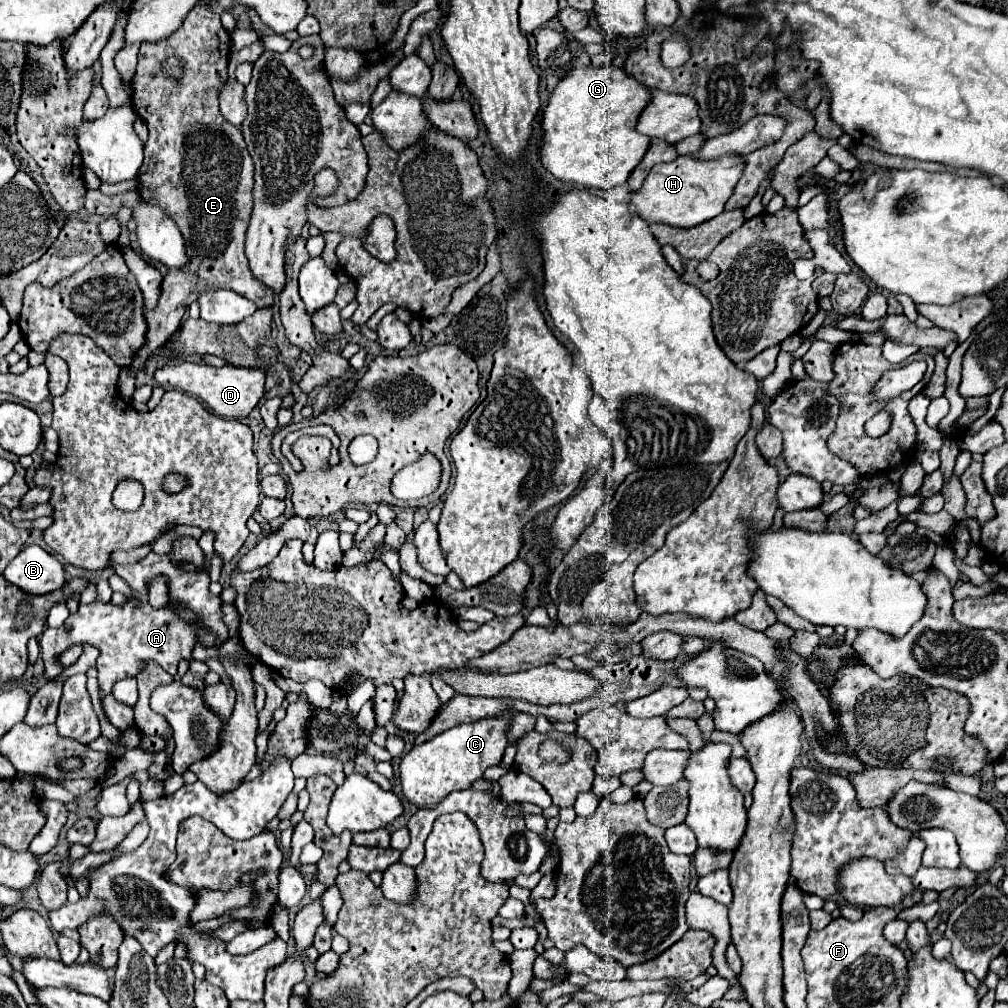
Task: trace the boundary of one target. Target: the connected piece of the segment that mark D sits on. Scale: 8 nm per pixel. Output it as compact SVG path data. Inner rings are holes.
M182 362L176 366L164 366L156 372L156 382L160 386L172 386L186 394L198 396L208 408L224 418L244 418L250 414L256 404L266 396L266 370L264 368L242 368L242 366L208 366L208 364L190 364ZM256 398L256 400L252 400ZM260 398L260 400L258 400Z

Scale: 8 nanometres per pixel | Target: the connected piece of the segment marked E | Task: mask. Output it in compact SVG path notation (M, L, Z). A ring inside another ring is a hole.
M198 4L198 8L190 10L182 20L182 26L176 32L172 32L168 38L160 42L142 42L140 46L138 66L132 78L132 106L136 114L146 122L150 136L144 144L144 162L138 170L138 194L144 200L162 206L162 210L166 210L166 214L180 228L186 244L188 264L184 268L168 270L162 282L162 294L158 306L154 310L146 310L150 332L146 338L146 346L136 354L132 362L134 372L138 372L144 366L146 358L150 358L150 354L178 330L184 310L198 298L202 290L210 290L212 286L230 288L246 296L248 300L256 302L258 308L274 306L274 294L270 294L270 290L262 290L262 286L254 282L248 268L248 258L244 254L244 240L252 214L254 166L246 142L242 138L242 132L230 122L226 122L226 118L222 118L218 110L218 90L222 82L226 82L228 78L228 70L226 70L228 54L230 54L230 34L222 28L220 16L210 12L204 4ZM172 54L186 60L184 76L176 82L172 82L172 78L162 78L162 74L158 74L158 66L162 66L160 60Z

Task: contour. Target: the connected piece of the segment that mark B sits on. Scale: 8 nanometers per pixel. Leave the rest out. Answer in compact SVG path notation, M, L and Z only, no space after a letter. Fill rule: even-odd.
M26 546L2 572L4 580L26 594L48 594L64 584L62 564L40 546Z

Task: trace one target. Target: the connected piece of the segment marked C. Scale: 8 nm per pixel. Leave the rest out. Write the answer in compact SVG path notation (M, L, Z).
M512 716L488 718L472 724L454 726L424 744L416 744L408 754L402 756L398 766L398 780L402 792L416 808L434 808L442 798L454 790L466 790L474 780L482 778L488 766L496 766L506 750L506 728Z

